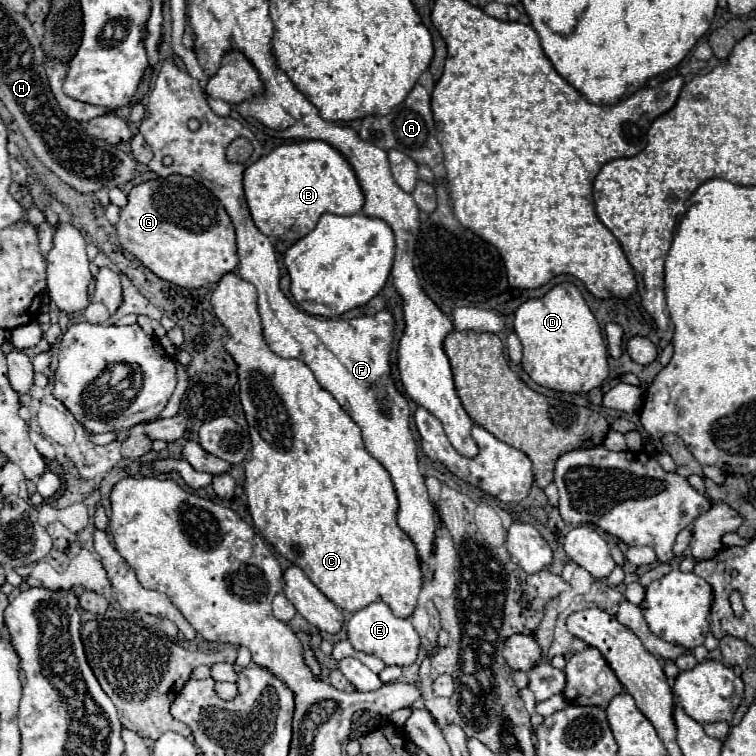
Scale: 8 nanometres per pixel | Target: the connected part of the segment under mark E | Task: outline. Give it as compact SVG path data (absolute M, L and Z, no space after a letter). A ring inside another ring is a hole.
M384 601L370 603L368 607L356 611L346 625L346 633L348 633L348 641L352 643L354 649L372 653L372 655L380 657L386 665L400 665L400 667L412 665L416 661L416 655L420 649L420 635L412 627L410 619L396 617Z

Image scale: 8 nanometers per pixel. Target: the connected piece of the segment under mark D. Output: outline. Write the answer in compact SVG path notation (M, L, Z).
M560 283L544 297L522 303L516 309L514 329L524 347L522 367L538 385L564 393L588 393L608 377L608 347L598 321L572 283Z

